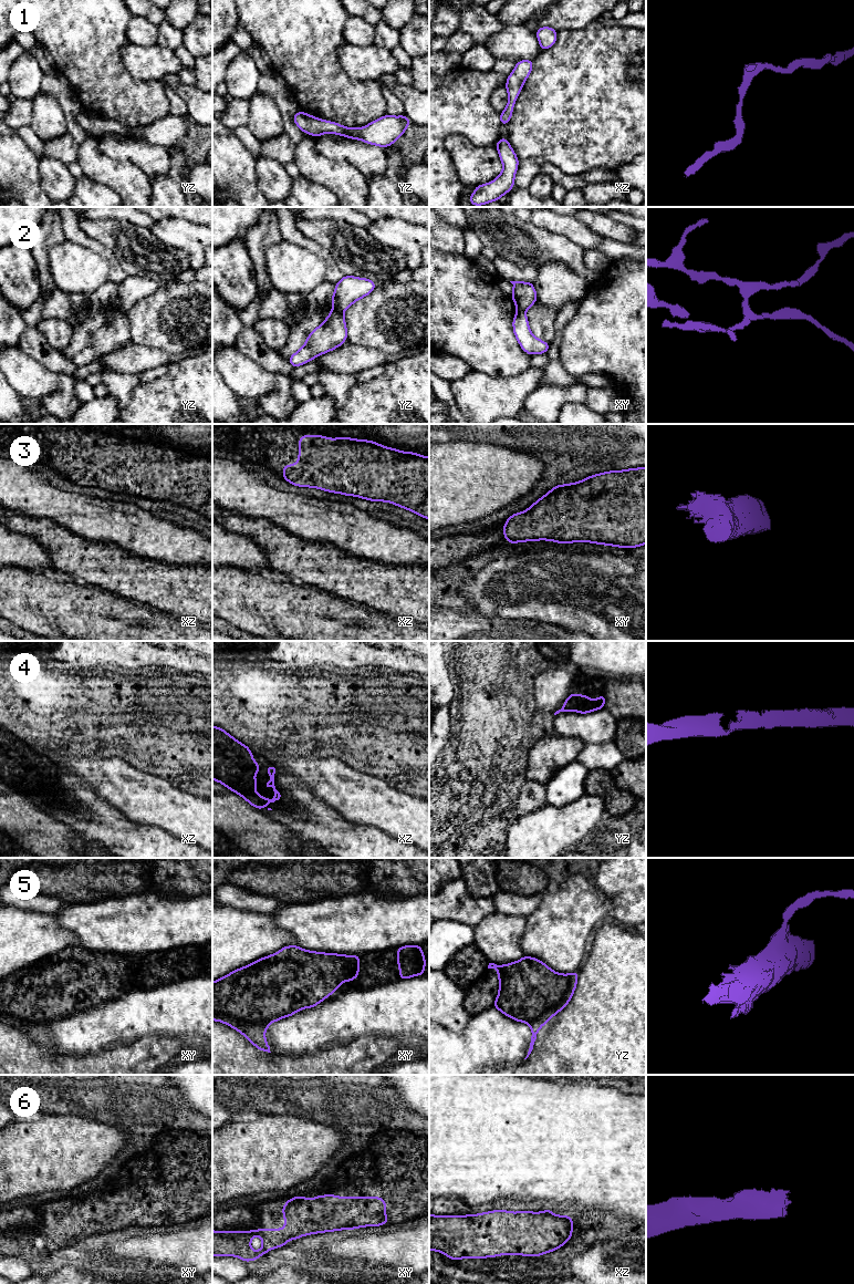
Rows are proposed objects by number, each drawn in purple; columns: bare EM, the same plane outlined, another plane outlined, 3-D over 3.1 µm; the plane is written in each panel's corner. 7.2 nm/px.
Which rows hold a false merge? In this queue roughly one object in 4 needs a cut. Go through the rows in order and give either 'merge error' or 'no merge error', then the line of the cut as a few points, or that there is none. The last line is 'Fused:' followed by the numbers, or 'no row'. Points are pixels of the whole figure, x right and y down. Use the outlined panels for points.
1: no merge error; no cut
2: merge error; cut in yz along (333, 308), (342, 312)
3: no merge error; no cut
4: no merge error; no cut
5: no merge error; no cut
6: no merge error; no cut
Fused: 2

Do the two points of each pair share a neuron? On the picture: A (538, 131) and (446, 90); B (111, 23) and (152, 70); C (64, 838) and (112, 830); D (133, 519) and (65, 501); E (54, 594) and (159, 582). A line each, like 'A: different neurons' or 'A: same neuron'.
A: different neurons
B: different neurons
C: different neurons
D: same neuron
E: different neurons

